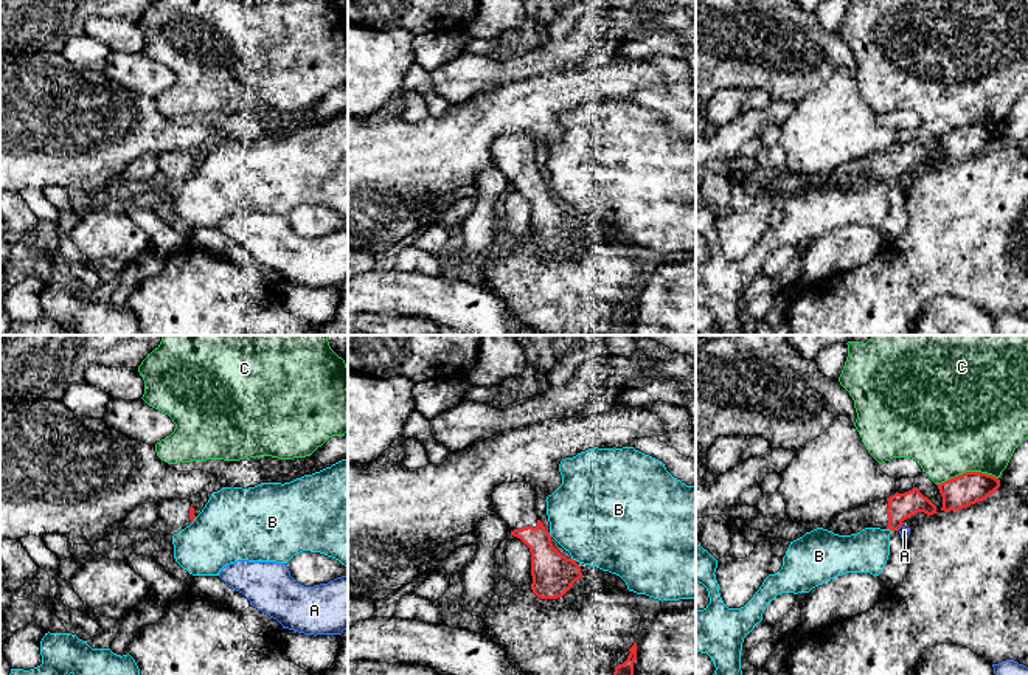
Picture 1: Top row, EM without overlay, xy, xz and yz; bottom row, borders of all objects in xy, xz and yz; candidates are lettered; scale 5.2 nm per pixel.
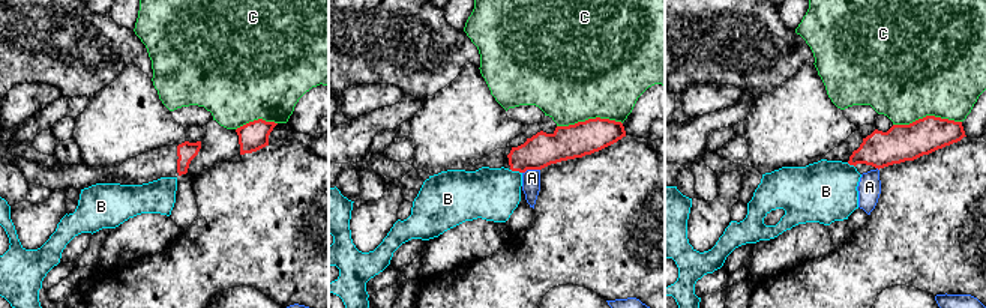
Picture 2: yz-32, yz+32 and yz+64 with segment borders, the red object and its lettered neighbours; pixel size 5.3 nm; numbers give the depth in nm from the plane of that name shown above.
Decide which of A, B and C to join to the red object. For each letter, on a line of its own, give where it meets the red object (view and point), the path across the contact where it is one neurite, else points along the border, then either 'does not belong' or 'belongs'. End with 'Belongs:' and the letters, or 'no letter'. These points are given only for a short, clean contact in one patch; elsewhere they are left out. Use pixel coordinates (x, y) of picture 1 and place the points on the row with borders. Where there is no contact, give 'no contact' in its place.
A: yz (898, 528) | along yz (901, 525), (896, 529) | does not belong
B: xz (575, 560) | along xz (572, 557), (576, 560) | does not belong
C: yz (966, 472) | does not belong
Belongs: no letter

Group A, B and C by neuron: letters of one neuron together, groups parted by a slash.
A / B / C

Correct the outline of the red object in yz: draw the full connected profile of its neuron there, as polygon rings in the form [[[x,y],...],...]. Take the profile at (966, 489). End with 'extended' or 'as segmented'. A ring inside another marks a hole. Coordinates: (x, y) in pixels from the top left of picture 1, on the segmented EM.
[[[966,472],[936,486],[943,497],[941,511],[950,512],[986,500],[997,492],[1000,479],[981,472]]] | as segmented

